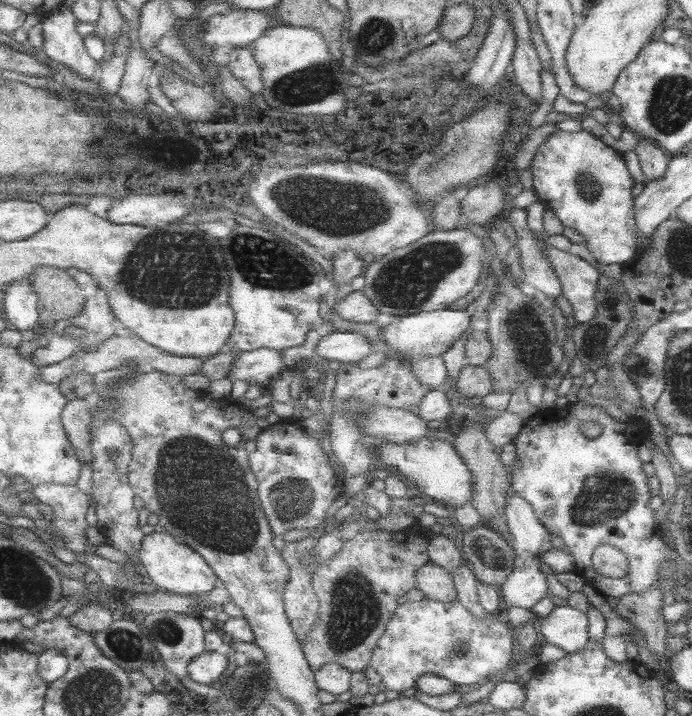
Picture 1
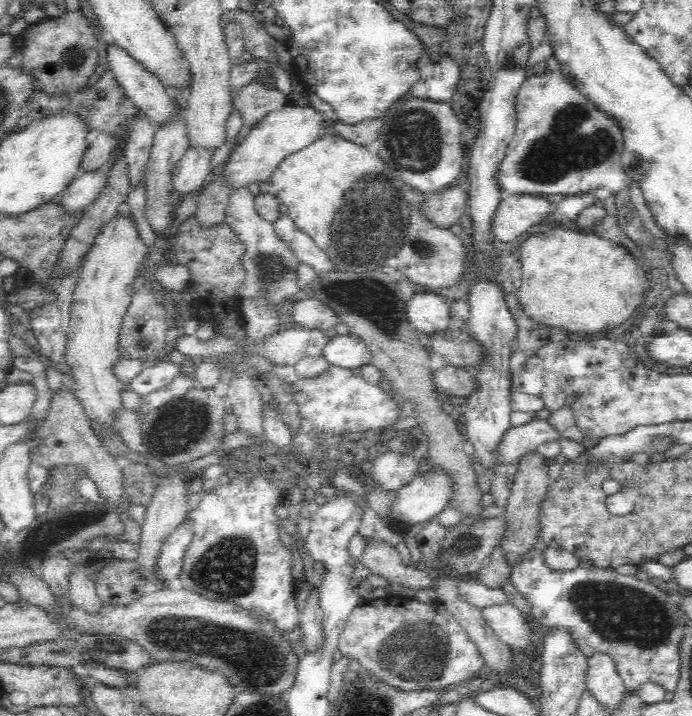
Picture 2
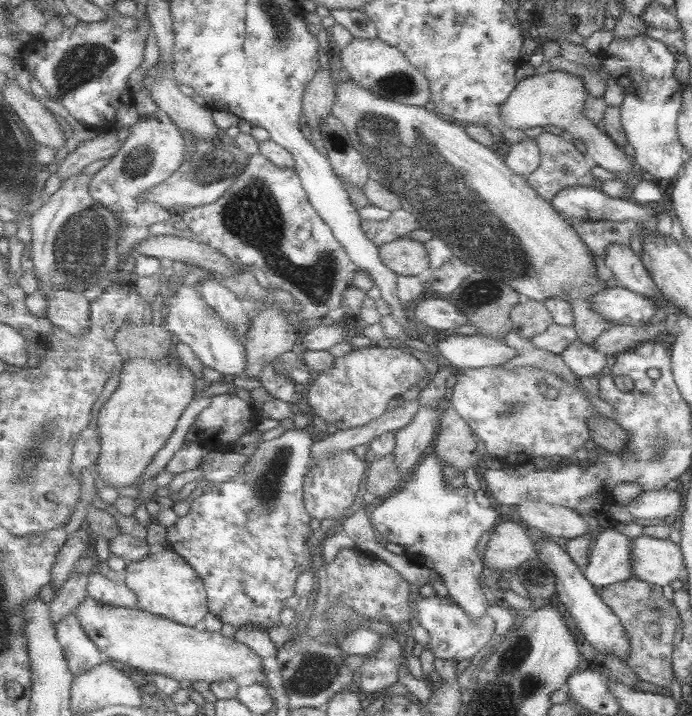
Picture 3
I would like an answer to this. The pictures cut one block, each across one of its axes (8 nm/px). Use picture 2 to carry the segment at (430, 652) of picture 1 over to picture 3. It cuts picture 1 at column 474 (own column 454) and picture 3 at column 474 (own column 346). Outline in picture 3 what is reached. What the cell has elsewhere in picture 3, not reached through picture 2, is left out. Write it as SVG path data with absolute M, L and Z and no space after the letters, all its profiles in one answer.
M441 596L417 598L413 608L417 608L419 626L425 628L429 632L429 636L431 636L431 640L429 640L429 644L425 648L431 650L435 658L471 660L471 658L475 658L475 654L481 648L485 648L487 644L495 644L495 640L497 640L497 622L489 614L475 620L451 596L447 596L447 598L441 598Z

